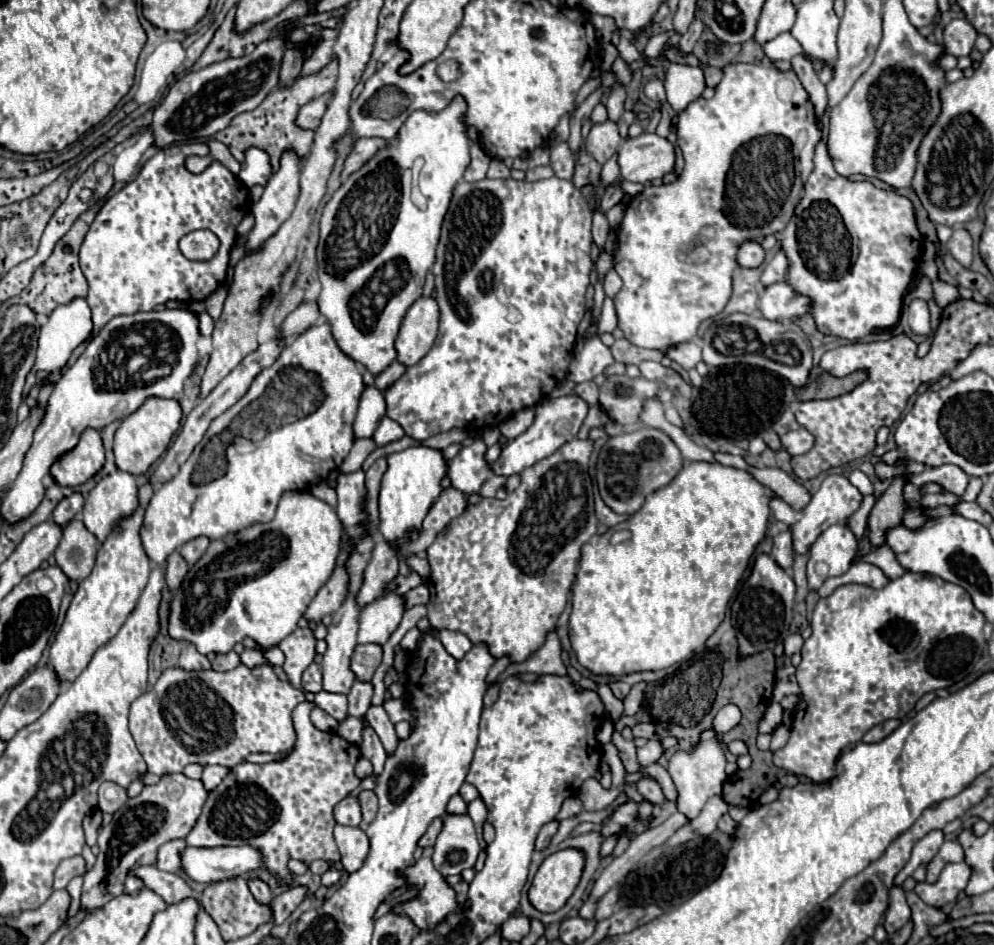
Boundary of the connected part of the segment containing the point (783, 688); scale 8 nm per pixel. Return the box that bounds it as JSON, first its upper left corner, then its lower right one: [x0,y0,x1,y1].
[773,679,799,701]

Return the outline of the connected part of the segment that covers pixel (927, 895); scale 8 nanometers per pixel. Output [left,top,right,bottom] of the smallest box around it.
[915,863,971,907]

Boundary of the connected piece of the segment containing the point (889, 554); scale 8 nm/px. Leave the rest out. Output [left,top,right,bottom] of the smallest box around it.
[862,543,905,579]

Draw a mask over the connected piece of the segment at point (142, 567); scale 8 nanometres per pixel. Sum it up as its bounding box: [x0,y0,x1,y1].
[49,483,153,683]

